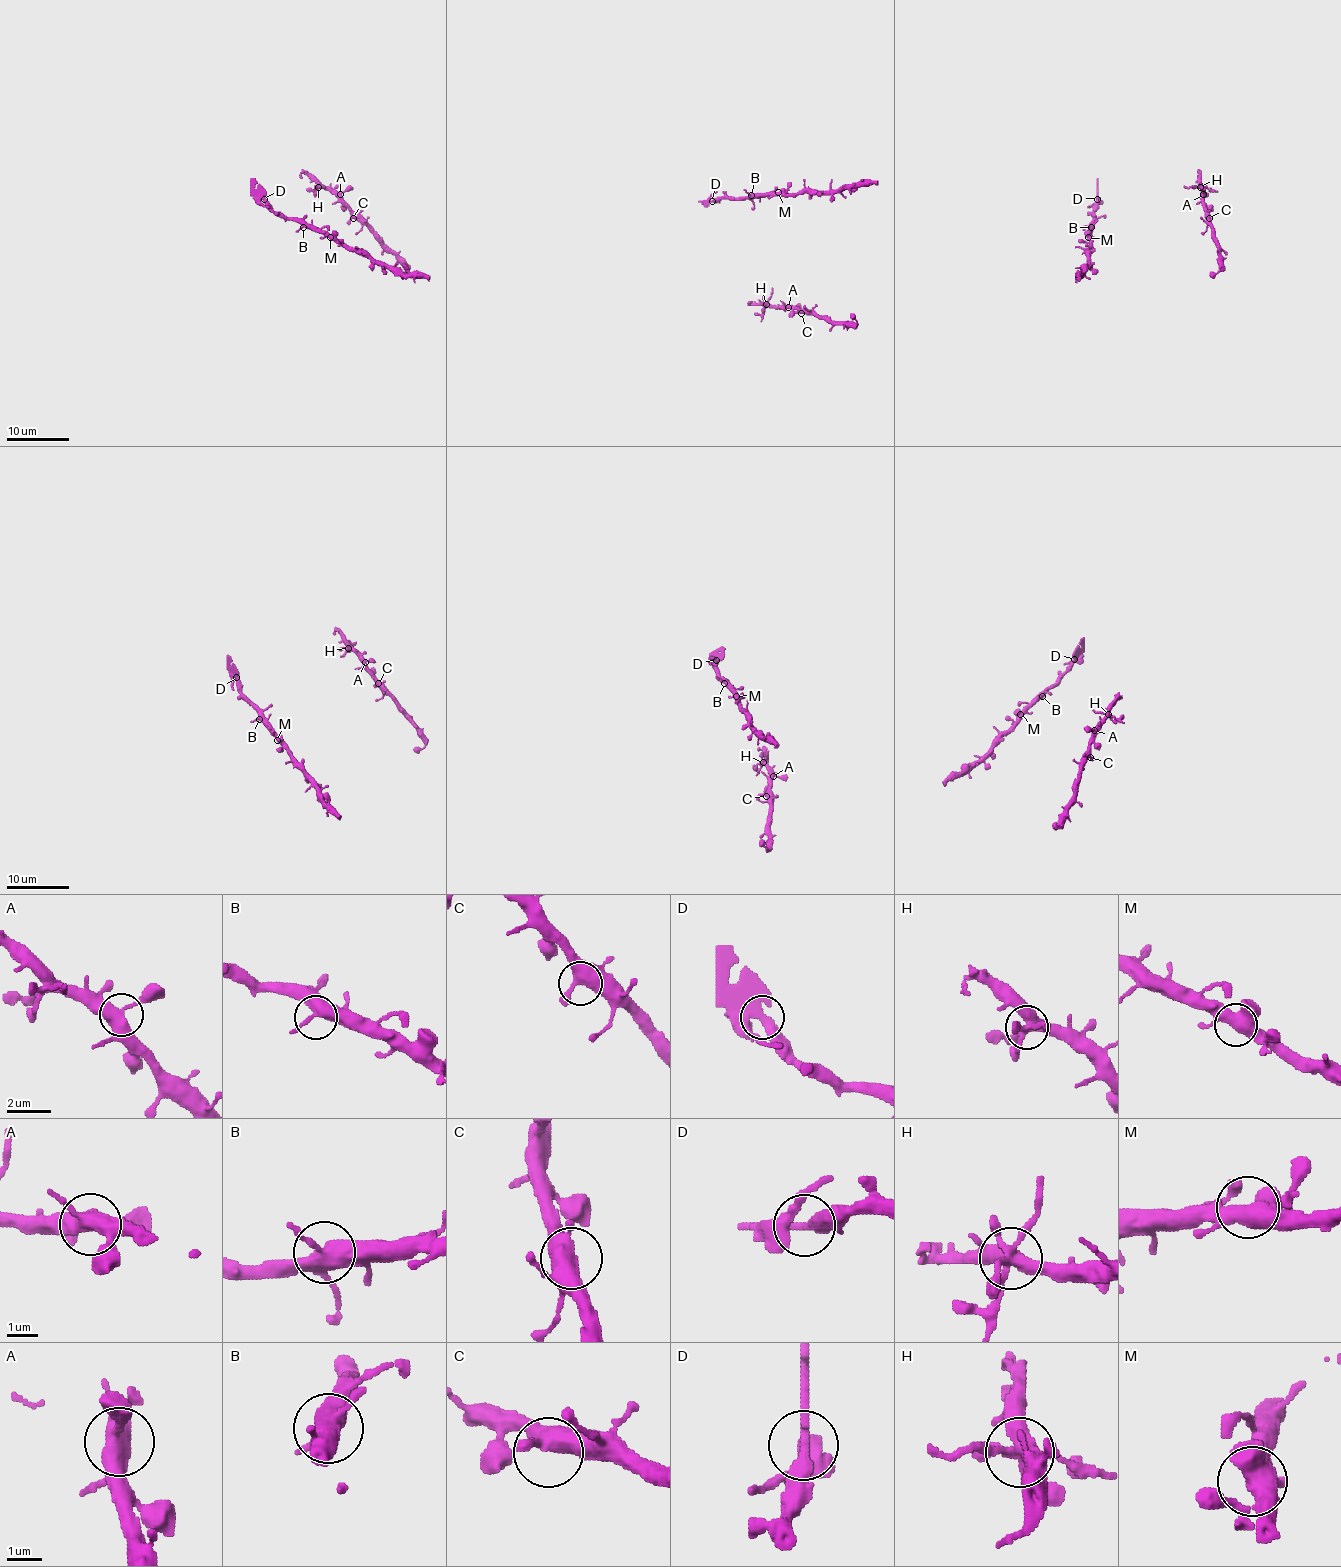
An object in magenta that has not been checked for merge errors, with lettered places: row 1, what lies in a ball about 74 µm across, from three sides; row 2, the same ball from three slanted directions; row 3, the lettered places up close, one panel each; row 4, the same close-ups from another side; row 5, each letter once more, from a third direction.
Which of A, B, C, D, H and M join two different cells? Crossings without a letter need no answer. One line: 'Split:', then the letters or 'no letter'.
Split: D, H

